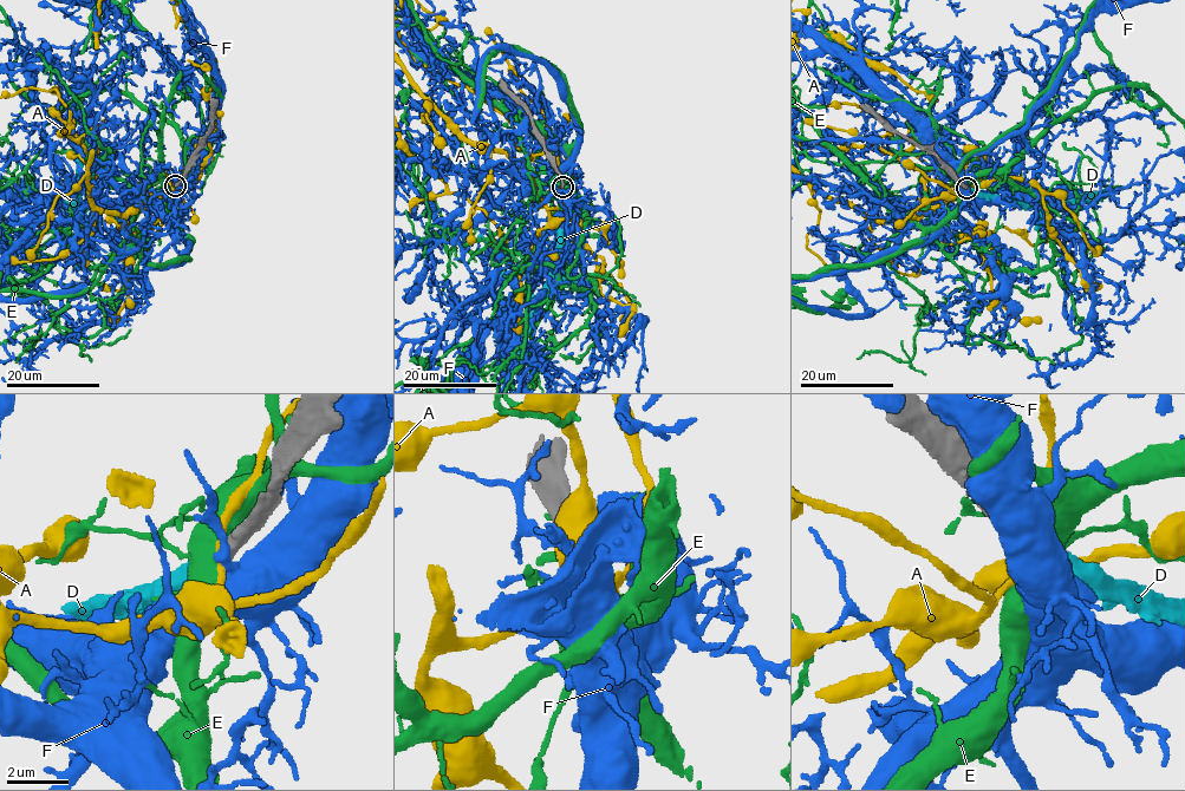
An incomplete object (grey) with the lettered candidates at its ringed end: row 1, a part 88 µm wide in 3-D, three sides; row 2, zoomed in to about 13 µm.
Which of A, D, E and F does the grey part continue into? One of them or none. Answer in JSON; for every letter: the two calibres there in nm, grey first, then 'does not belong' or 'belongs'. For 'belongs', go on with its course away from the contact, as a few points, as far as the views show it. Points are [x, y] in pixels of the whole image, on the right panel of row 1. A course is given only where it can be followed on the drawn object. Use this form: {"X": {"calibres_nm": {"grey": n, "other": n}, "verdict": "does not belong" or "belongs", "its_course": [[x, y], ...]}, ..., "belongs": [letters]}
{"A": {"calibres_nm": {"grey": 700, "other": 200}, "verdict": "does not belong"}, "D": {"calibres_nm": {"grey": 500, "other": 500}, "verdict": "belongs"}, "E": {"calibres_nm": {"grey": 650, "other": 480}, "verdict": "does not belong"}, "F": {"calibres_nm": {"grey": 700, "other": 300}, "verdict": "does not belong"}, "belongs": ["D"]}

